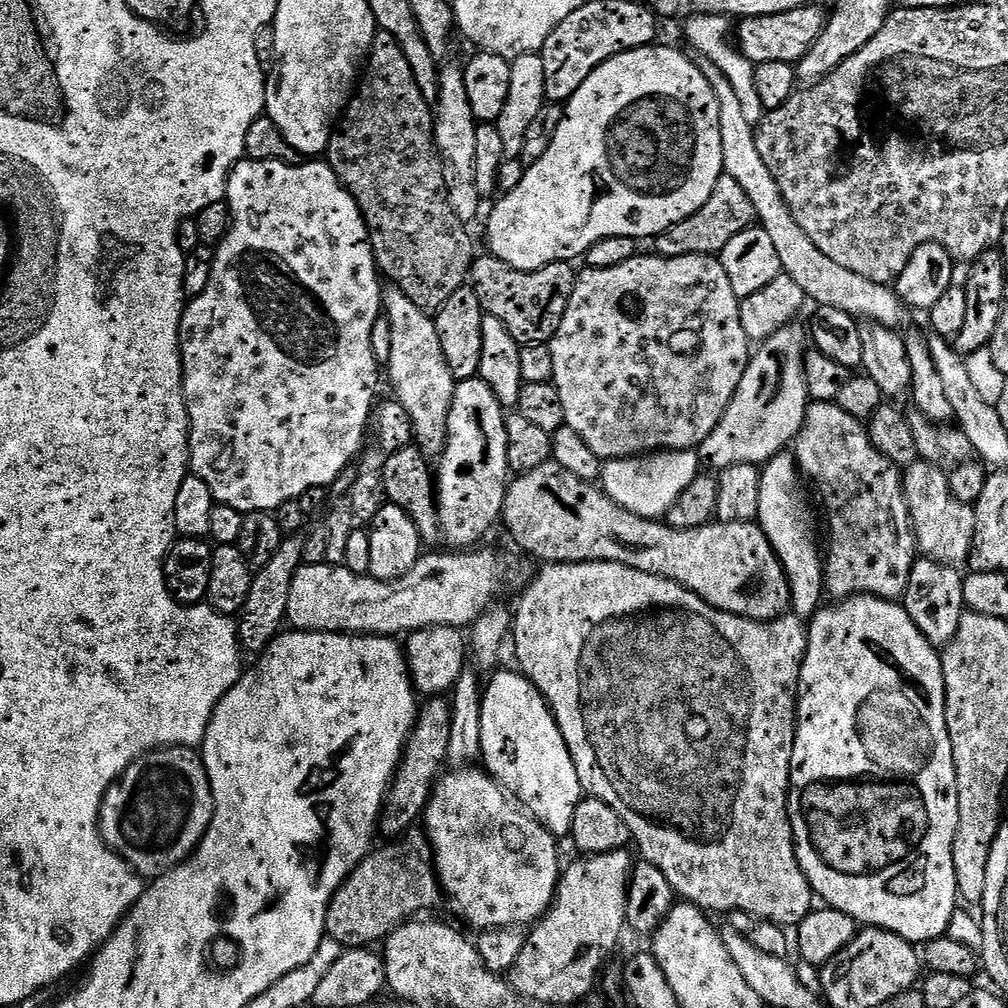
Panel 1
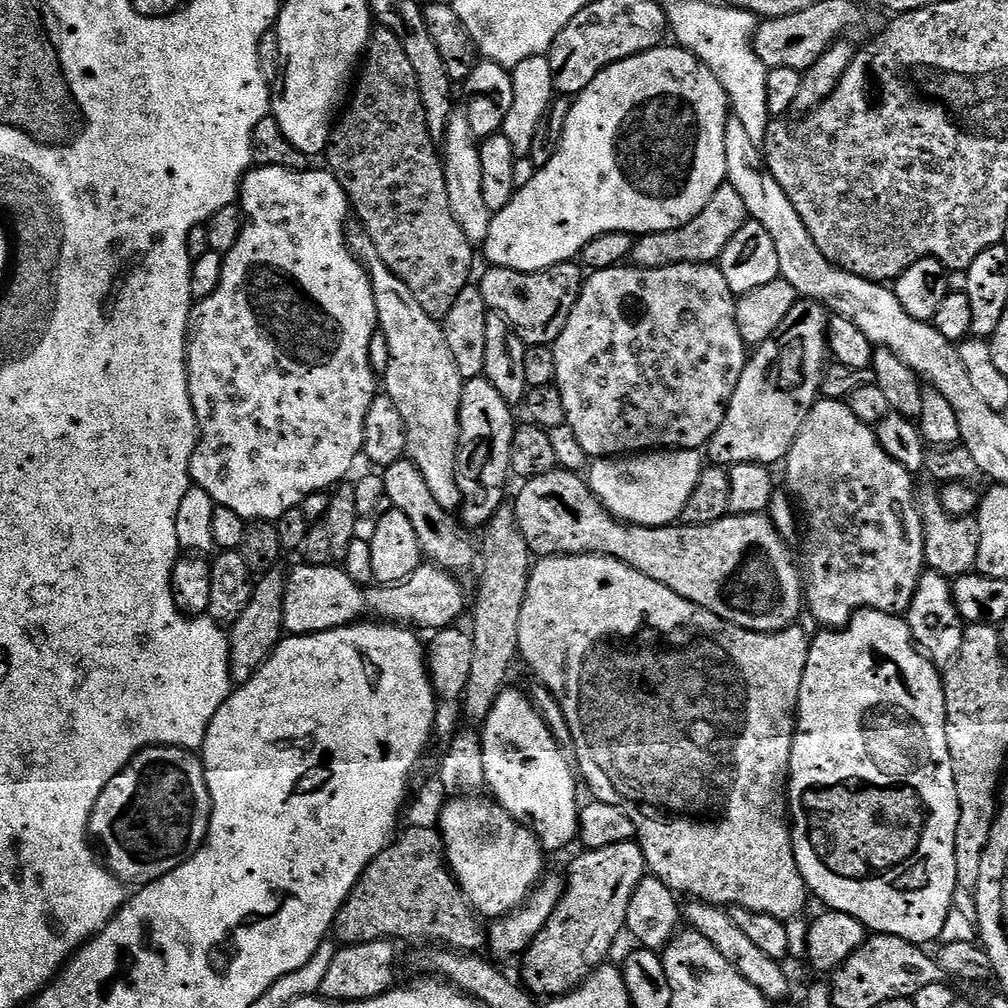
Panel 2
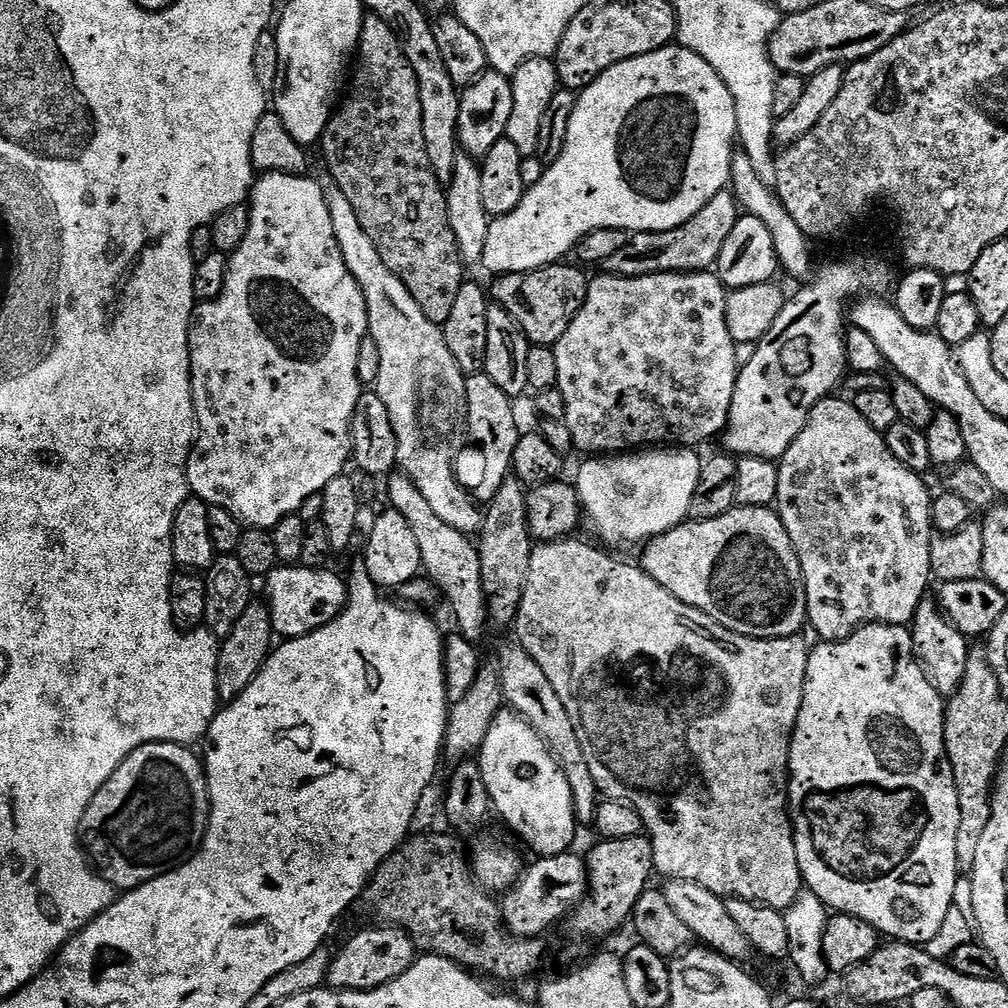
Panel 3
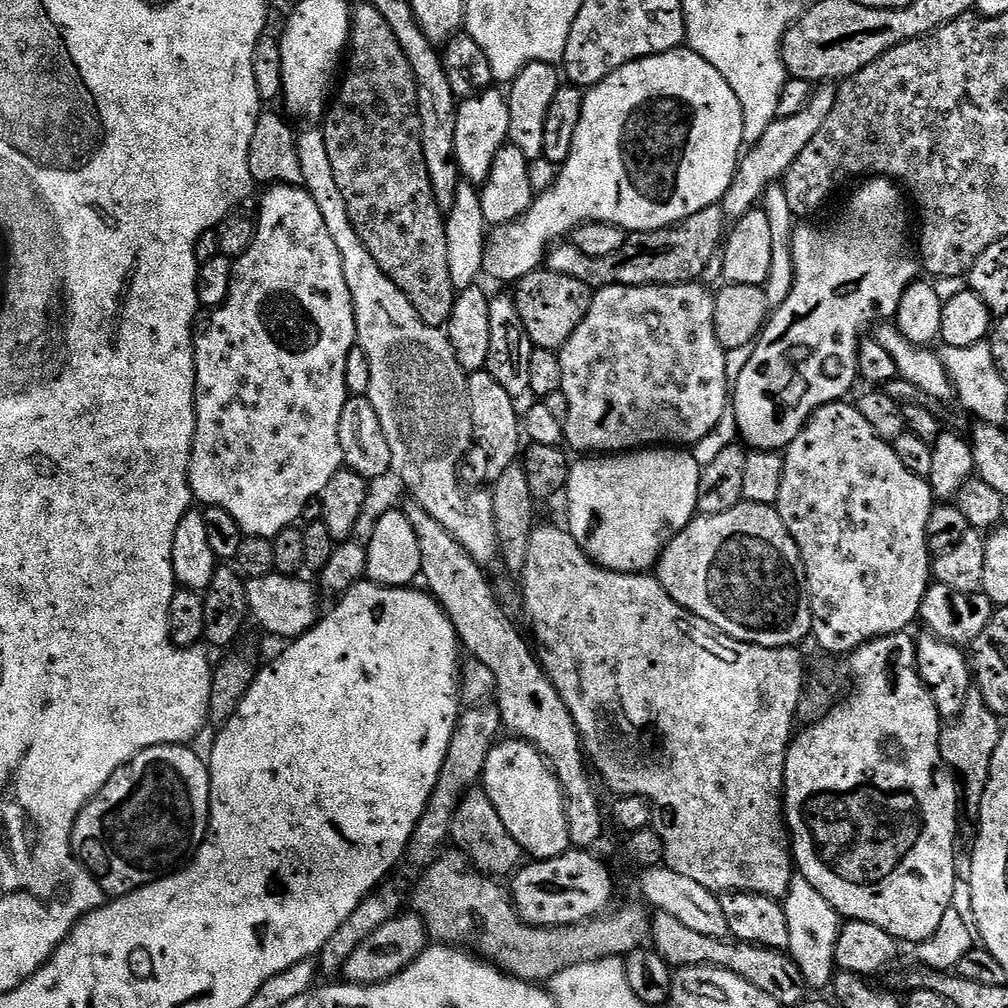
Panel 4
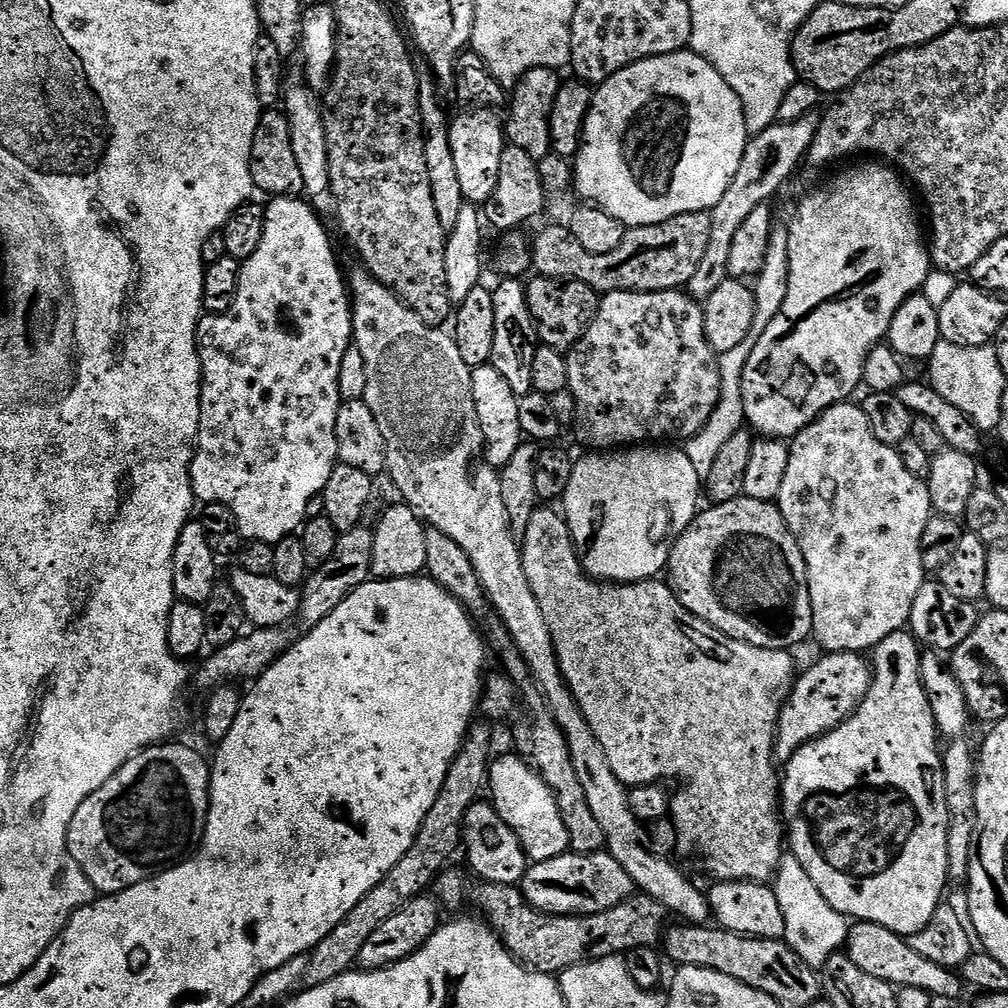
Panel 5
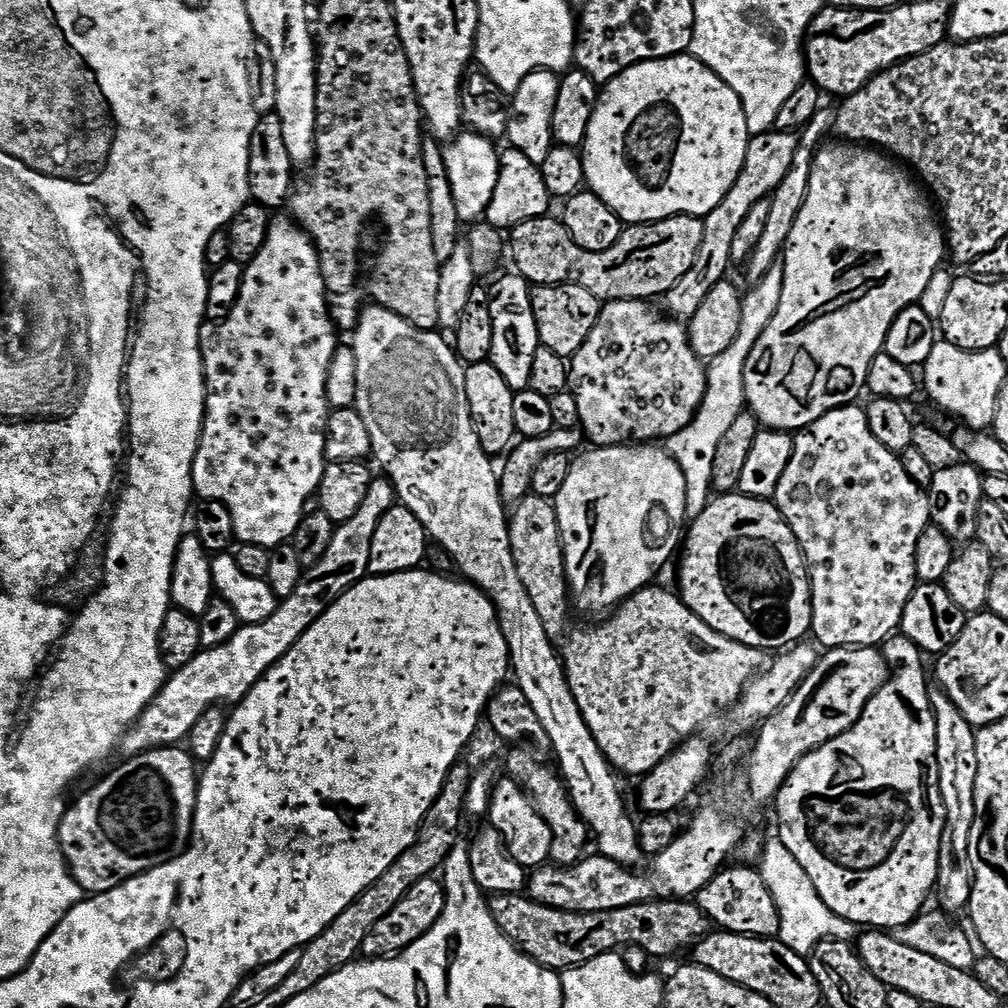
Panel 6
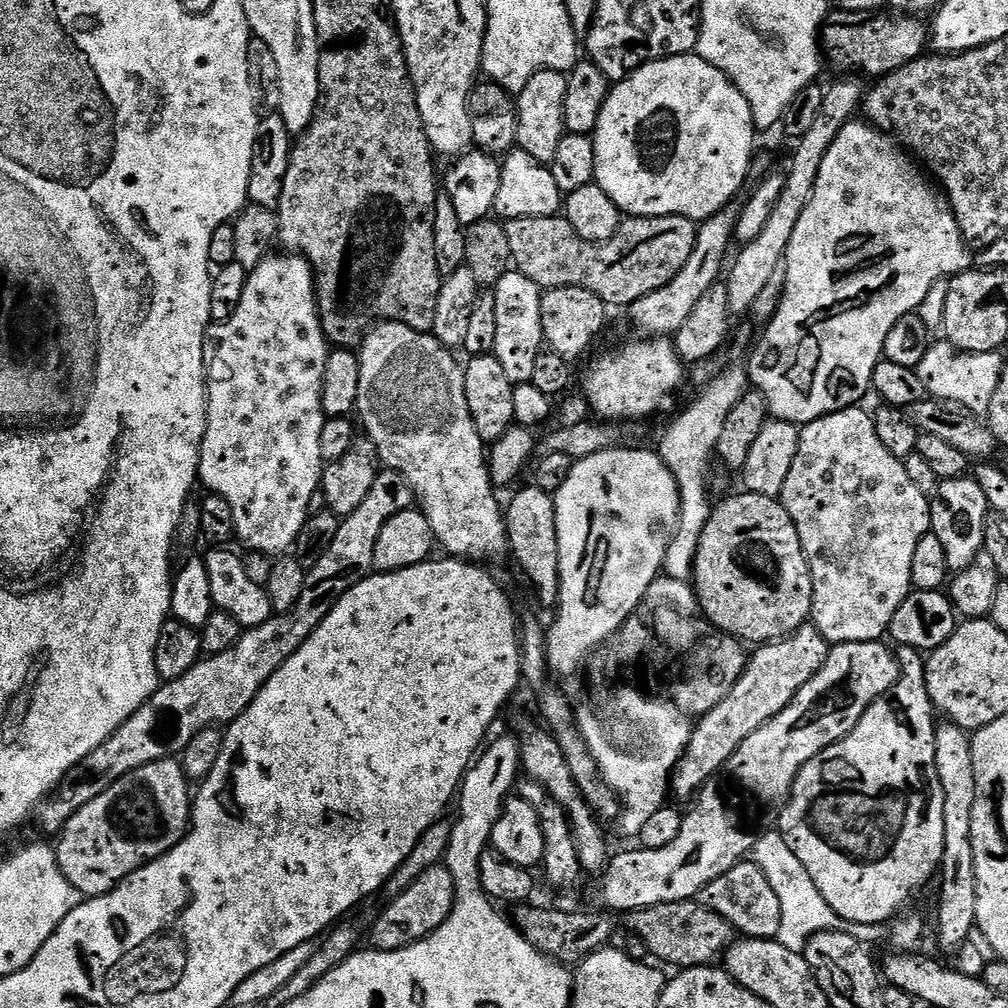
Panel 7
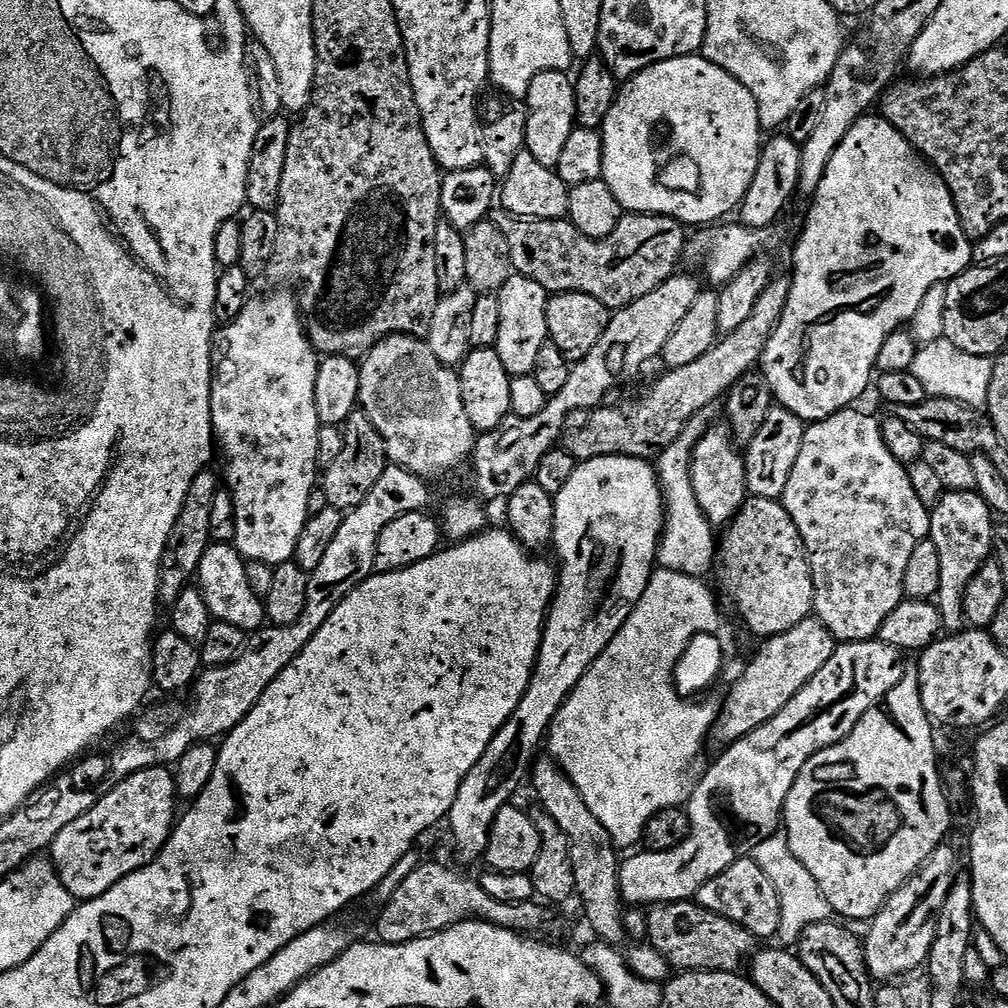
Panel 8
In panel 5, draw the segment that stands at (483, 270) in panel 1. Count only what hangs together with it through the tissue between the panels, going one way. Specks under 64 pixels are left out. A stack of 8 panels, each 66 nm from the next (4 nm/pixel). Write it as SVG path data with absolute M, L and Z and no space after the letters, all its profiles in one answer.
M539 274L533 277L533 280L526 284L526 302L536 324L539 343L561 350L574 347L600 309L601 297L590 286L577 280L555 280Z

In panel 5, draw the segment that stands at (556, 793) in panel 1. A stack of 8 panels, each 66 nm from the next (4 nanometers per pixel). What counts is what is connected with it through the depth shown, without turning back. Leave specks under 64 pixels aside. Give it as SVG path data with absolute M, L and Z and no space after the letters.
M523 755L499 756L491 761L486 788L489 793L492 791L490 802L502 822L506 822L506 826L510 826L514 834L518 834L518 842L522 842L529 861L558 858L559 855L567 853L569 847L566 828L561 820L556 799L546 782Z

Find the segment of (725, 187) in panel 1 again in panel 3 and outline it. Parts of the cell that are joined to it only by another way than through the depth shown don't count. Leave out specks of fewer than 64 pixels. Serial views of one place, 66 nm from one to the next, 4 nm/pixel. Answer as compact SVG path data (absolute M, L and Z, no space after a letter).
M728 190L722 191L714 198L710 198L710 202L706 202L706 206L702 206L702 210L698 210L698 214L694 214L694 218L690 218L690 222L686 222L674 230L631 233L626 246L622 246L622 250L618 250L618 254L614 254L614 258L608 260L607 271L614 276L645 276L646 274L662 274L663 272L709 271L715 265L716 259L722 254L722 246L726 246L726 238L730 234L730 230L734 230L737 219L738 201L735 195Z

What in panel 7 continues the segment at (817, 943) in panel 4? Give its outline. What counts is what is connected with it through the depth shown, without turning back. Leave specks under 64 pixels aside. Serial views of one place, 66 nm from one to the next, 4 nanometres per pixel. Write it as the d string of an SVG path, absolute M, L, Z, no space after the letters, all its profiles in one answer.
M779 834L768 835L761 835L760 839L756 841L750 853L750 860L751 863L759 866L762 874L766 874L770 887L774 889L774 894L778 894L778 902L782 902L782 926L775 939L779 940L782 946L786 946L786 950L803 953L808 940L814 938L814 934L819 932L837 931L842 934L850 934L862 942L868 942L868 939L878 932L877 925L859 924L840 919L839 914L830 906L830 902L826 902L826 898L822 898L818 886L814 886L814 878L810 878L810 874L806 874L806 866L802 866L802 862L798 862L794 850L790 850L790 846L786 846L786 838Z

